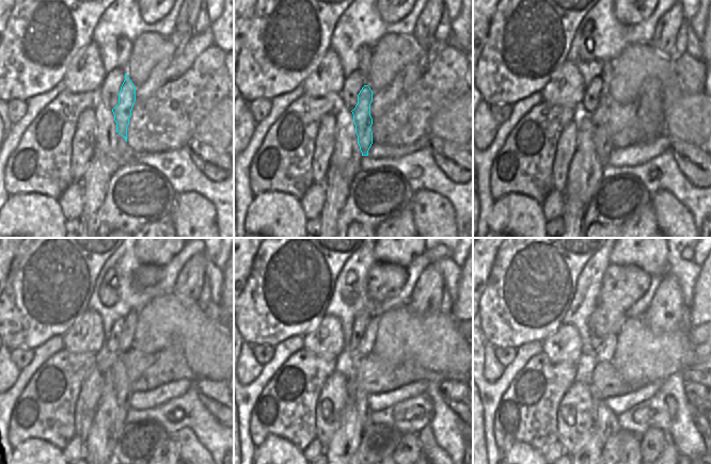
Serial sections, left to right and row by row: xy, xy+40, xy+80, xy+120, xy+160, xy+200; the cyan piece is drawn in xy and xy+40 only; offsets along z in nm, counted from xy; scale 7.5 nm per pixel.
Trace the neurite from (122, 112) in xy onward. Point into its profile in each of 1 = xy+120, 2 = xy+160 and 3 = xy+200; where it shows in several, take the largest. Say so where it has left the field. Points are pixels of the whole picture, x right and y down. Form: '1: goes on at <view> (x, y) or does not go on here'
1: goes on at xy+120 (119, 371)
2: goes on at xy+160 (360, 397)
3: goes on at xy+200 (606, 425)

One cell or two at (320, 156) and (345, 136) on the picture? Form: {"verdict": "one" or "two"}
{"verdict": "two"}

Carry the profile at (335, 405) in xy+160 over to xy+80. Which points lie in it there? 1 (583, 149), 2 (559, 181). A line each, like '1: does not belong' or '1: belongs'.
1: does not belong
2: belongs

